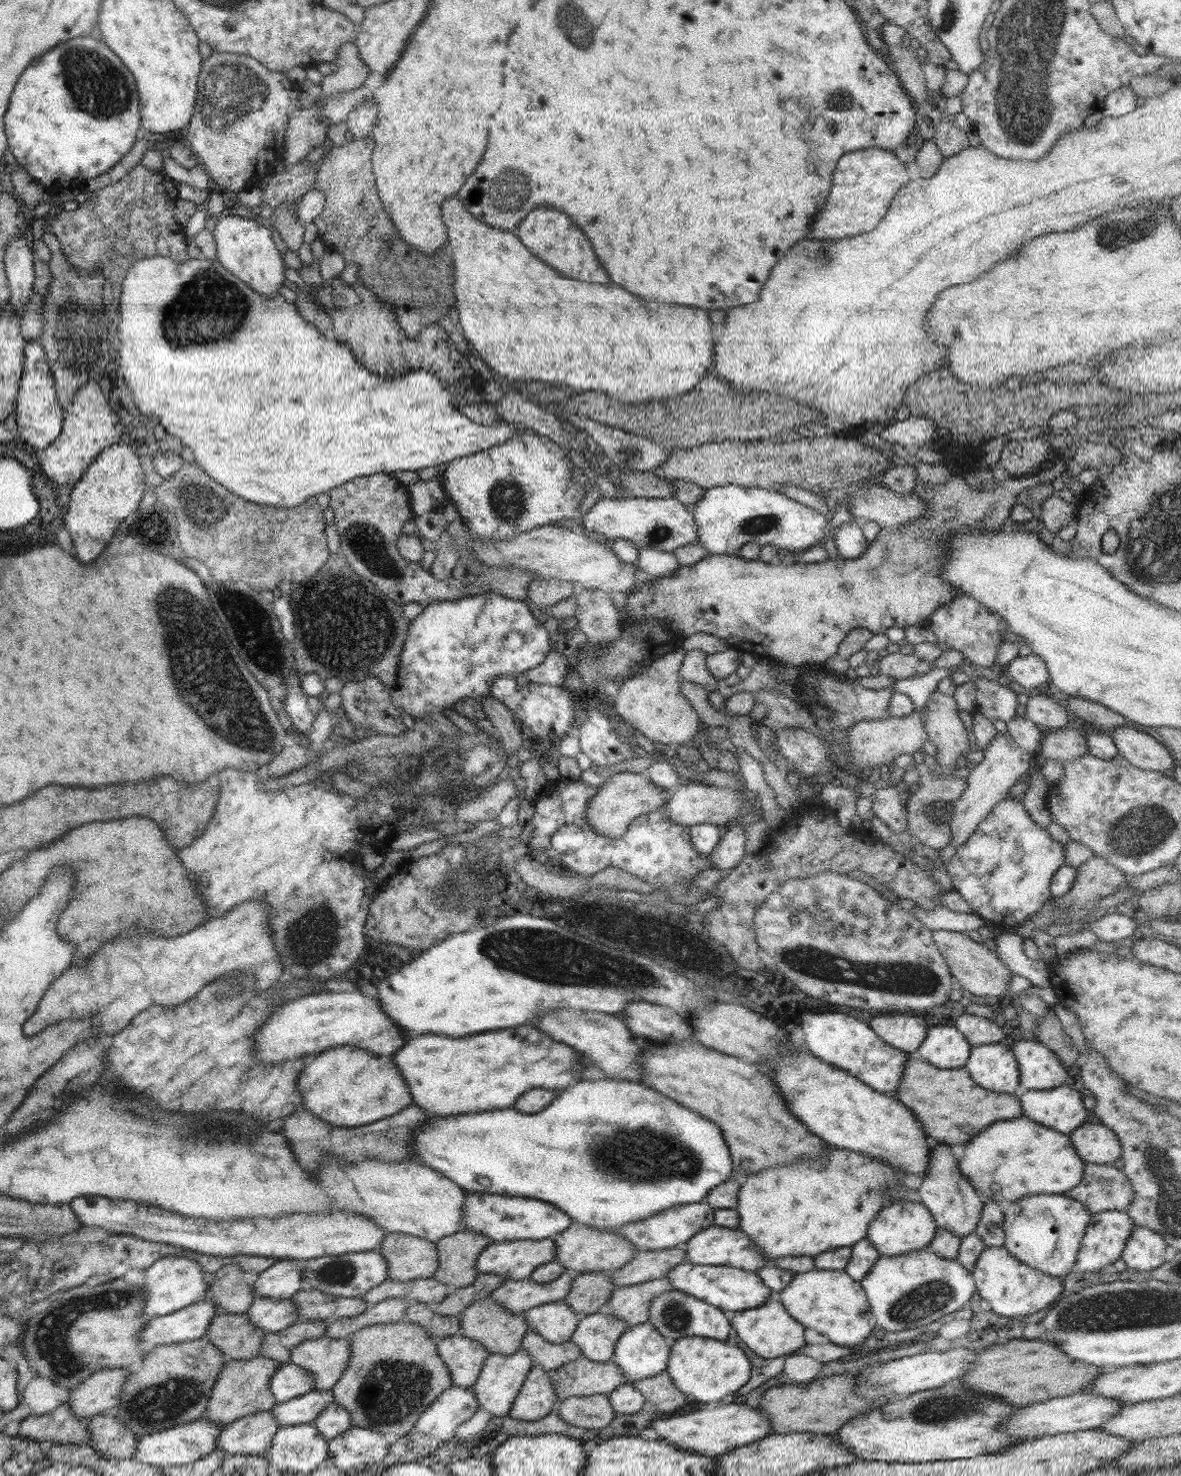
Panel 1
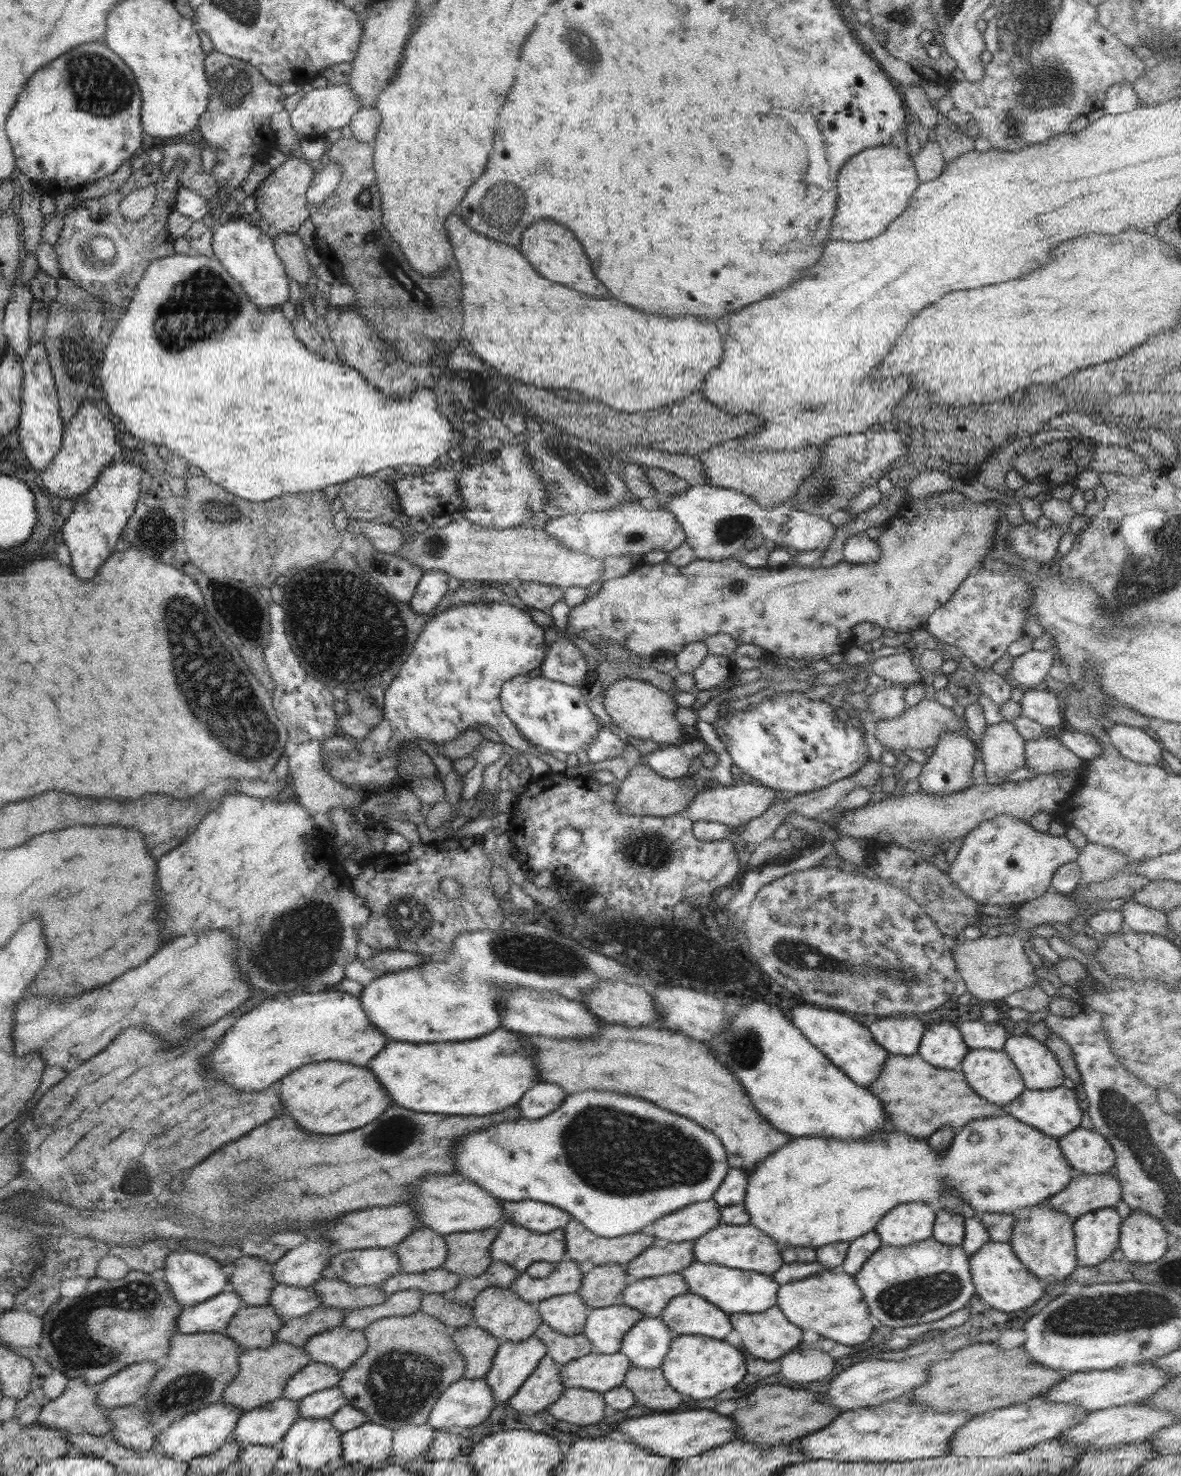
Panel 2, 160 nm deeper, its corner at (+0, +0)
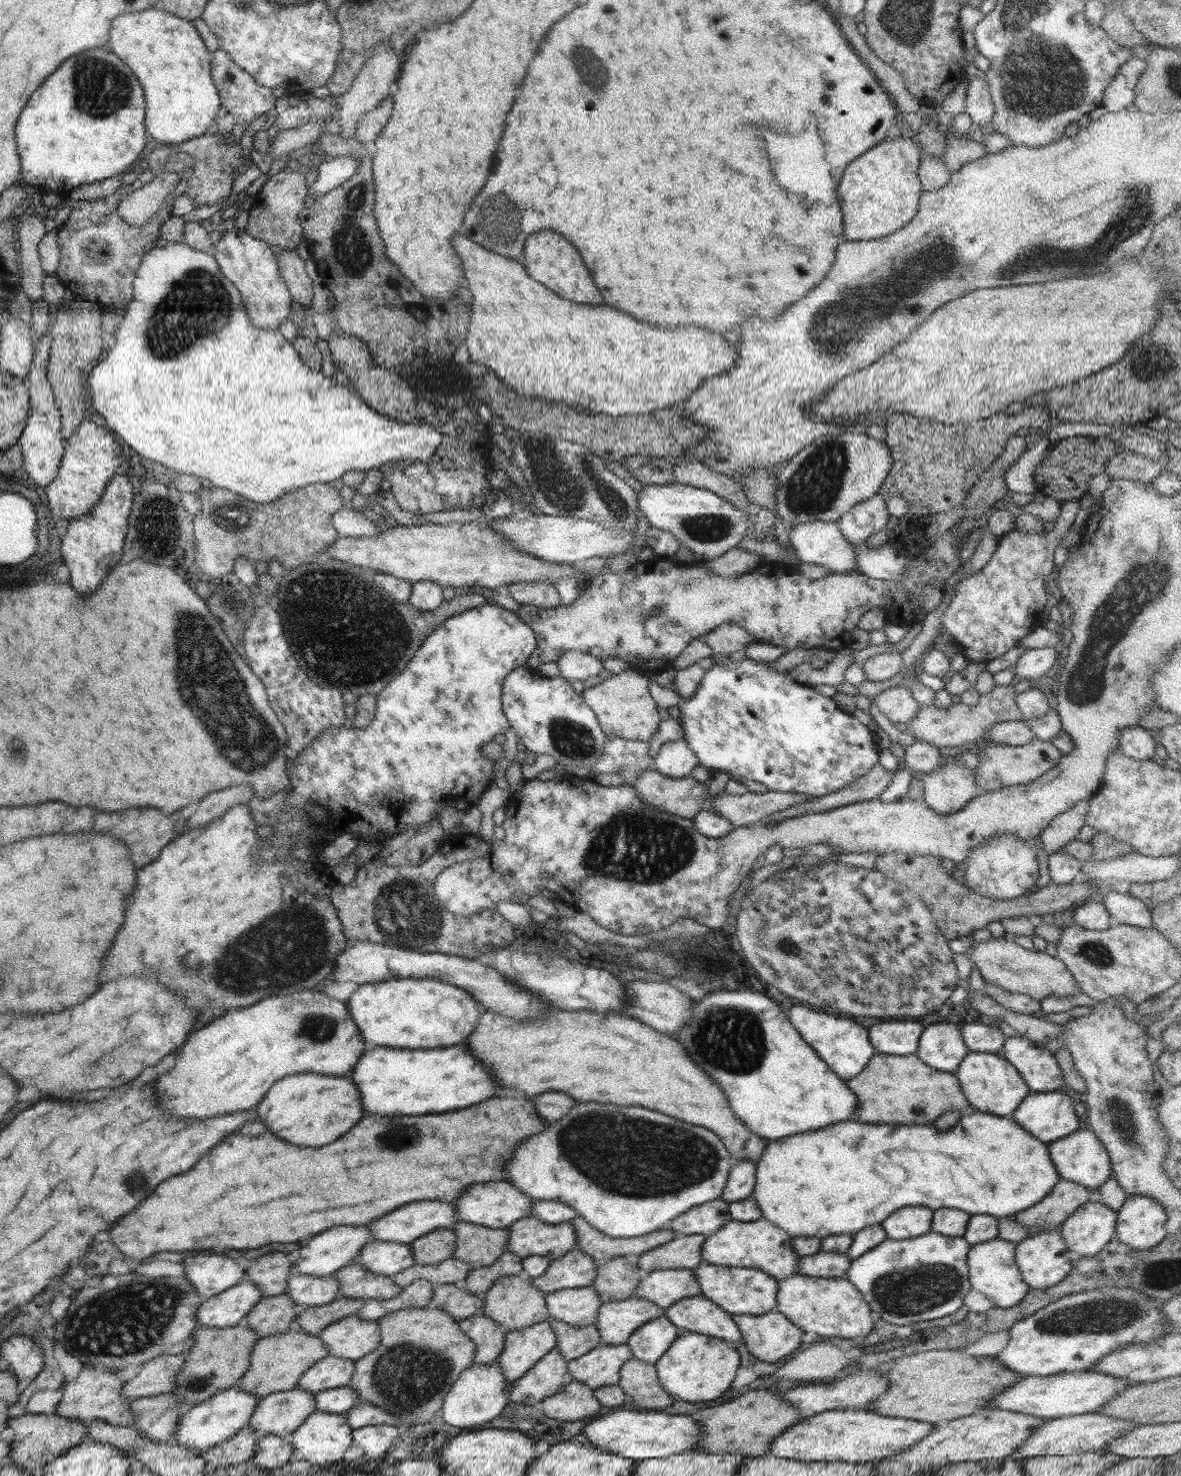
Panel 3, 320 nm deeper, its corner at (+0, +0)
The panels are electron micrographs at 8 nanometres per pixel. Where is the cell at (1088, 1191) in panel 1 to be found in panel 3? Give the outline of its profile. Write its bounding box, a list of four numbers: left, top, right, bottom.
[1012,1178,1096,1228]

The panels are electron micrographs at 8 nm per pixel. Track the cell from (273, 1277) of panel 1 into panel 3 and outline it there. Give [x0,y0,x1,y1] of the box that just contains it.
[292,1225,373,1278]

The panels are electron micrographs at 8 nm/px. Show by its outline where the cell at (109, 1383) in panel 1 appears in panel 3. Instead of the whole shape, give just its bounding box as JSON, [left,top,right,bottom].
[124,1354,185,1400]

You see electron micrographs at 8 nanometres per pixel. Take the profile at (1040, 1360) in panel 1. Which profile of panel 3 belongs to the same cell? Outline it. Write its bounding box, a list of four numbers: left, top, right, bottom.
[866,1349,1027,1425]

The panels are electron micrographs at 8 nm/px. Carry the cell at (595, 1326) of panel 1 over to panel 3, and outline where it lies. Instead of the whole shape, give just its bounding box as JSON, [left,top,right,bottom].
[594,1296,664,1346]

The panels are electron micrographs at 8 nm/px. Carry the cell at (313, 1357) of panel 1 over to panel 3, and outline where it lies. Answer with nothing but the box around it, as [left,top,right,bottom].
[318,1315,380,1361]

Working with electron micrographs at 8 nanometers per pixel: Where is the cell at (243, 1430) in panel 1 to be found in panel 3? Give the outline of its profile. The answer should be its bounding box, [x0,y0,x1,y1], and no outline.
[248,1388,315,1442]

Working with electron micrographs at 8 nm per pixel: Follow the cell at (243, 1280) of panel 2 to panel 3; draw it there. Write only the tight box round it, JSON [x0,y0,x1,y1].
[245,1252,293,1297]

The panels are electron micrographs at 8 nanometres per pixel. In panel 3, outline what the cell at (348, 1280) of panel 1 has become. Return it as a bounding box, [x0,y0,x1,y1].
[351,1240,415,1277]

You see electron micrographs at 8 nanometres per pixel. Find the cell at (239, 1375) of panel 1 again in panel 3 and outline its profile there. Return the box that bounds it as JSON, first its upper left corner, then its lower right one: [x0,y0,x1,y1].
[238,1328,328,1400]

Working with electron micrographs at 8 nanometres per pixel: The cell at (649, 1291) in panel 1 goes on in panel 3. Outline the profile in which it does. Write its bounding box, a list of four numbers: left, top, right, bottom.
[636,1269,701,1310]

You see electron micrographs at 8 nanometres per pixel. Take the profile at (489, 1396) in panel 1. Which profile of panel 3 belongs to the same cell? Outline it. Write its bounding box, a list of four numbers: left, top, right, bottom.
[497,1321,556,1385]

